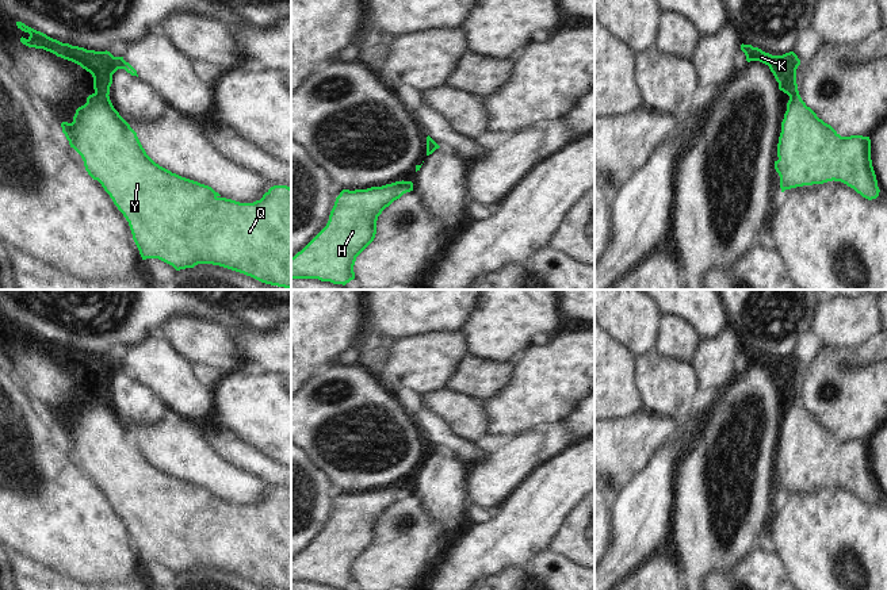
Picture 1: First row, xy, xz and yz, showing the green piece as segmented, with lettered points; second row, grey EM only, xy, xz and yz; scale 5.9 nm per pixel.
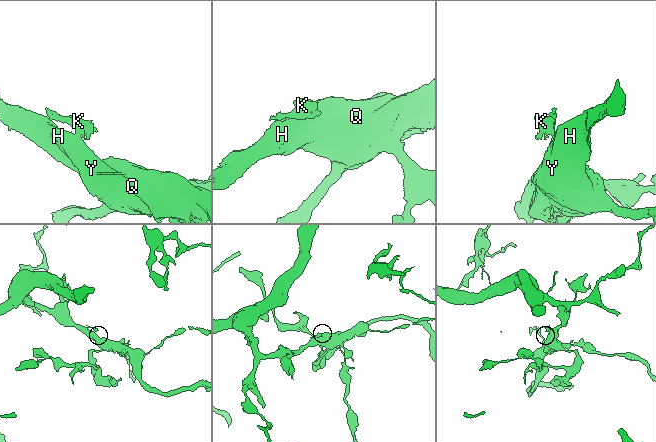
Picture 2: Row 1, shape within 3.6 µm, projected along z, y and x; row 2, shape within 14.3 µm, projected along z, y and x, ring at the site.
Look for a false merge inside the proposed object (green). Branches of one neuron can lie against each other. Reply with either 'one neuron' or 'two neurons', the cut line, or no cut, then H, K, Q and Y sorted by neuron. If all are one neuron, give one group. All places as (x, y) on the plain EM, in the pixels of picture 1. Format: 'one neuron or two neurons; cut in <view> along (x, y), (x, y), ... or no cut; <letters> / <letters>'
two neurons; cut in xy along (95, 394), (107, 399); H Q Y / K

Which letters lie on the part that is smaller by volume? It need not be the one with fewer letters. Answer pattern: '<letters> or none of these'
K

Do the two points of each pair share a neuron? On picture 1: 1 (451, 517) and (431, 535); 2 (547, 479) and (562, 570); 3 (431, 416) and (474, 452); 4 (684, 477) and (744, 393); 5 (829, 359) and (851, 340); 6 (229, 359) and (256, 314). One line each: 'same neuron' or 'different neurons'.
1: different neurons
2: different neurons
3: same neuron
4: same neuron
5: different neurons
6: different neurons

